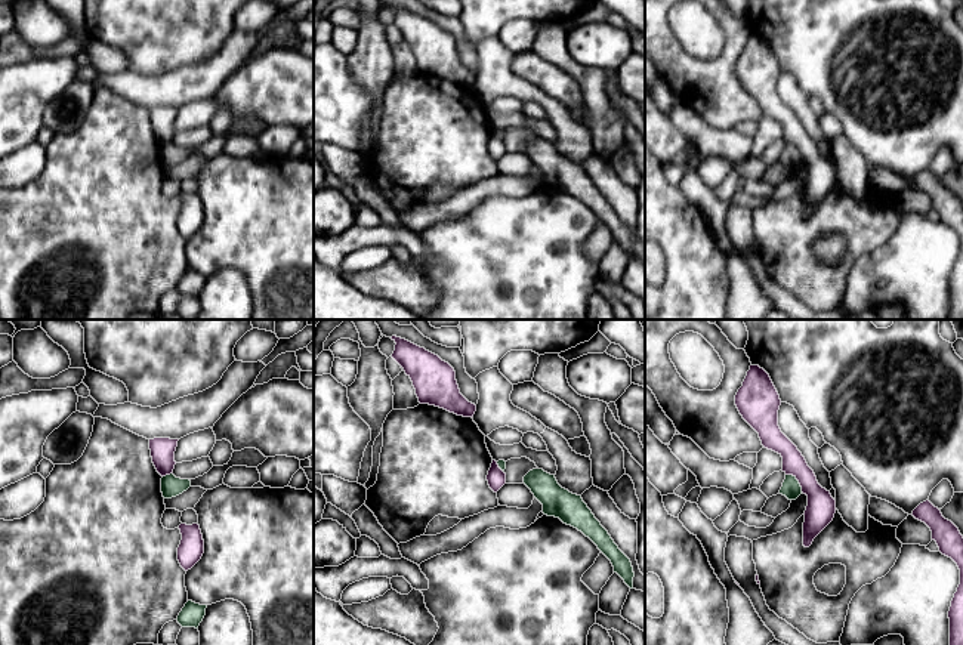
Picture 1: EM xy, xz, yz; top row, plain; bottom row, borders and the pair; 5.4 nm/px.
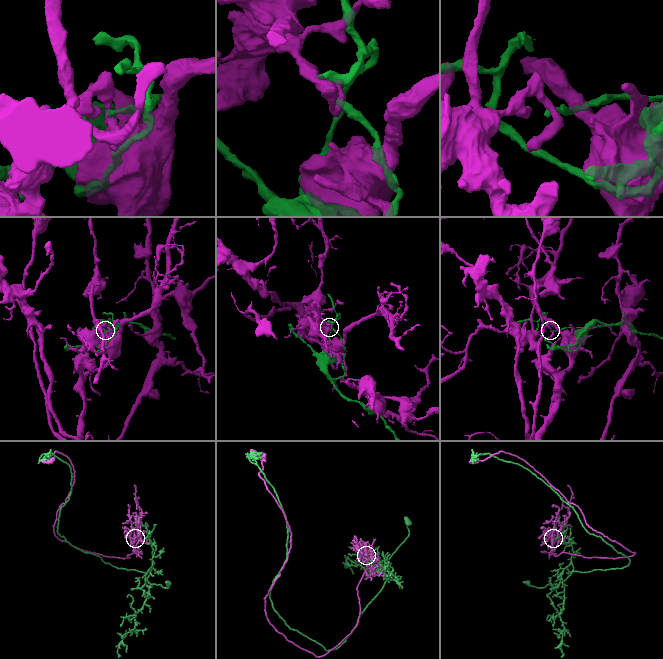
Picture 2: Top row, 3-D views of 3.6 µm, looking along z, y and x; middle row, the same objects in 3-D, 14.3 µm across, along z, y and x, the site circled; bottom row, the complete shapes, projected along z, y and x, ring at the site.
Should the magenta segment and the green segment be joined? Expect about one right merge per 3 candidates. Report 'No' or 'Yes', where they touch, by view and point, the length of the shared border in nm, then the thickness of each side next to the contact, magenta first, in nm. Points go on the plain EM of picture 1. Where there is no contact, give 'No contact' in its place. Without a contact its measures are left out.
No. Touches magenta at yz (798, 148). Shared border 140 nm. Thickness 160 nm (magenta) against 100 nm

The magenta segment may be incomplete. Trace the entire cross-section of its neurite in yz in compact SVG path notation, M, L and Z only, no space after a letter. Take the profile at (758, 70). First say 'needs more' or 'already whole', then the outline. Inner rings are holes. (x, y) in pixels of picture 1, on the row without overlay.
already whole | M750 34L743 55L735 64L735 74L743 87L759 102L762 114L783 126L783 141L793 143L799 149L802 161L808 164L803 182L803 215L809 216L814 207L833 189L836 169L818 152L802 121L781 101L778 95L781 68L763 37Z

